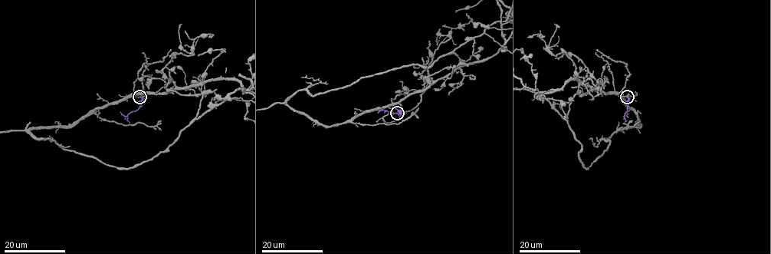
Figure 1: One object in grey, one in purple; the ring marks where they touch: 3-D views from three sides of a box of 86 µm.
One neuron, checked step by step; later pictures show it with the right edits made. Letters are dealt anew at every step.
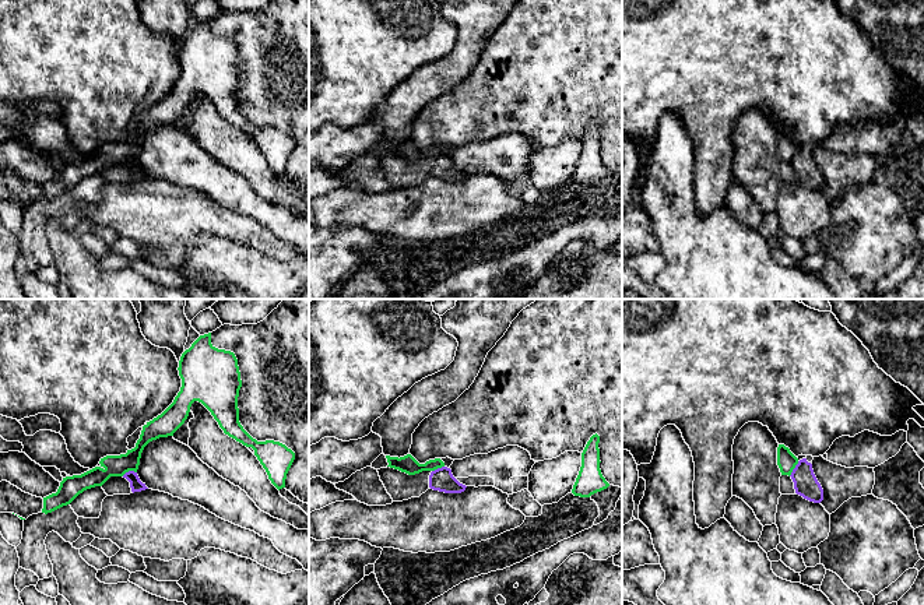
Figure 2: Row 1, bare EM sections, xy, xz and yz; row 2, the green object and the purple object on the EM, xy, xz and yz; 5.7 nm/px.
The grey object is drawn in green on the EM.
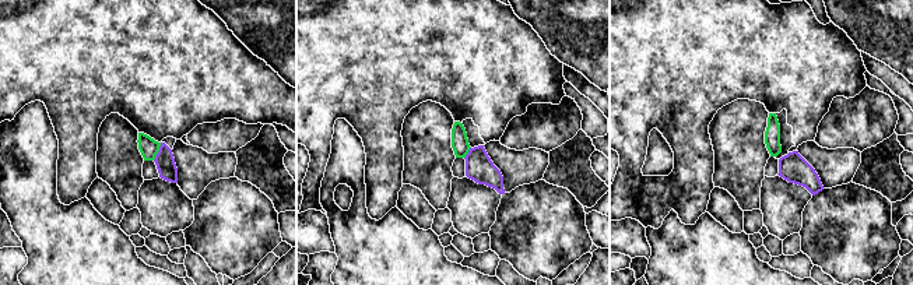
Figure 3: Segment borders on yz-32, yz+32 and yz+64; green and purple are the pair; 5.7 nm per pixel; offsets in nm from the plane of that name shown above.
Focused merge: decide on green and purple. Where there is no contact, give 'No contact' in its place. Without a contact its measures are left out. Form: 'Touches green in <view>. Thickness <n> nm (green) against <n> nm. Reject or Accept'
Touches green in yz. Thickness 110 nm (green) against 140 nm. Reject

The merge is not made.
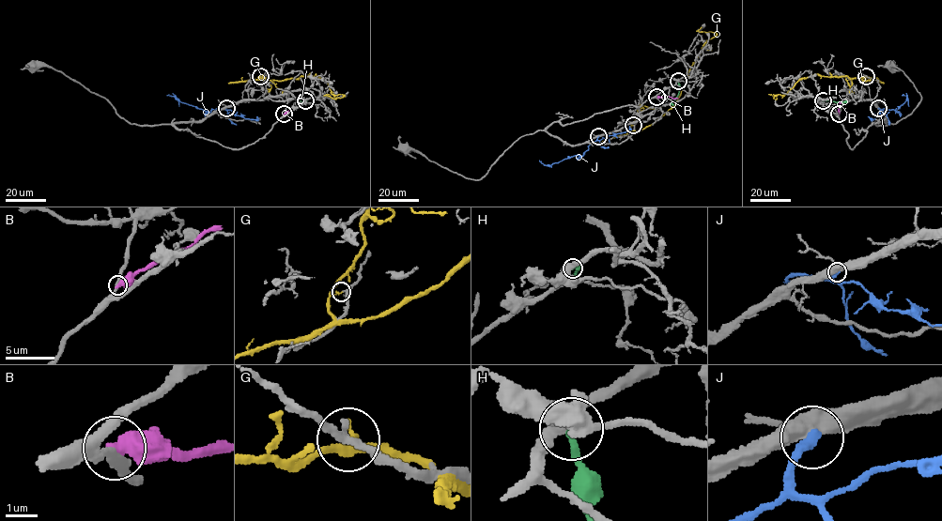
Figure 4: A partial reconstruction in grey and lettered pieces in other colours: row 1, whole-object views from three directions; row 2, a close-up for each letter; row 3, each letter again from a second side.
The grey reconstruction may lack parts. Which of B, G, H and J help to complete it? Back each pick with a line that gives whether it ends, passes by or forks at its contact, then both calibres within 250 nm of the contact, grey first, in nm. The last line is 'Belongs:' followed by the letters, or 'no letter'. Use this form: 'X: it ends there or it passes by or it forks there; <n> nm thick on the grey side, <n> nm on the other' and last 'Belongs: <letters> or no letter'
Belongs: no letter

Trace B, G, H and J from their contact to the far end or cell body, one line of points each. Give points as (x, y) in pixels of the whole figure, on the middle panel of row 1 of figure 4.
B: (656, 97), (678, 98)
G: (633, 125), (632, 130), (641, 130), (674, 105), (688, 70), (704, 44), (716, 34), (699, 32), (702, 26)
H: (678, 81), (679, 90), (673, 105)
J: (598, 136), (581, 156), (570, 157), (546, 165), (539, 160)

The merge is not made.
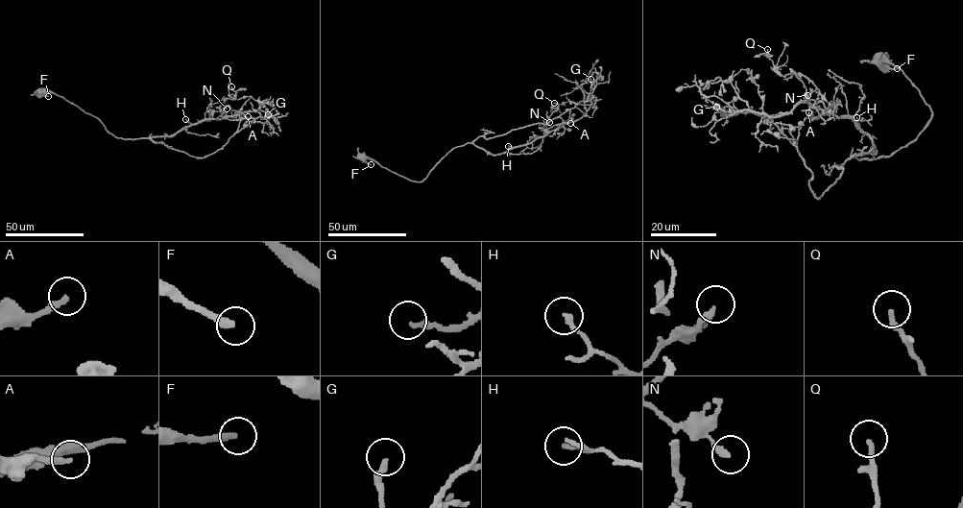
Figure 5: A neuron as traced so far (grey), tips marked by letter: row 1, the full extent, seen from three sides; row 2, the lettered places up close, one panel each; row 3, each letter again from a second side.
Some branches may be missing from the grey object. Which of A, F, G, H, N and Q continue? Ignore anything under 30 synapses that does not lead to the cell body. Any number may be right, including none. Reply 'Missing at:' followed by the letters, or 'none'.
Missing at: A

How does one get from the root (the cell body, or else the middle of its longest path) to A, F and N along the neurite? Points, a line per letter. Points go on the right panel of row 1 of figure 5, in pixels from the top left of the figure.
A: (879, 58), (930, 107), (914, 139), (889, 156), (851, 157), (875, 154), (871, 138), (851, 118), (808, 112)
F: (879, 58), (883, 57), (889, 67), (897, 68)
N: (879, 58), (931, 110), (889, 156), (851, 157), (875, 154), (871, 138), (826, 114), (817, 89), (807, 95)

